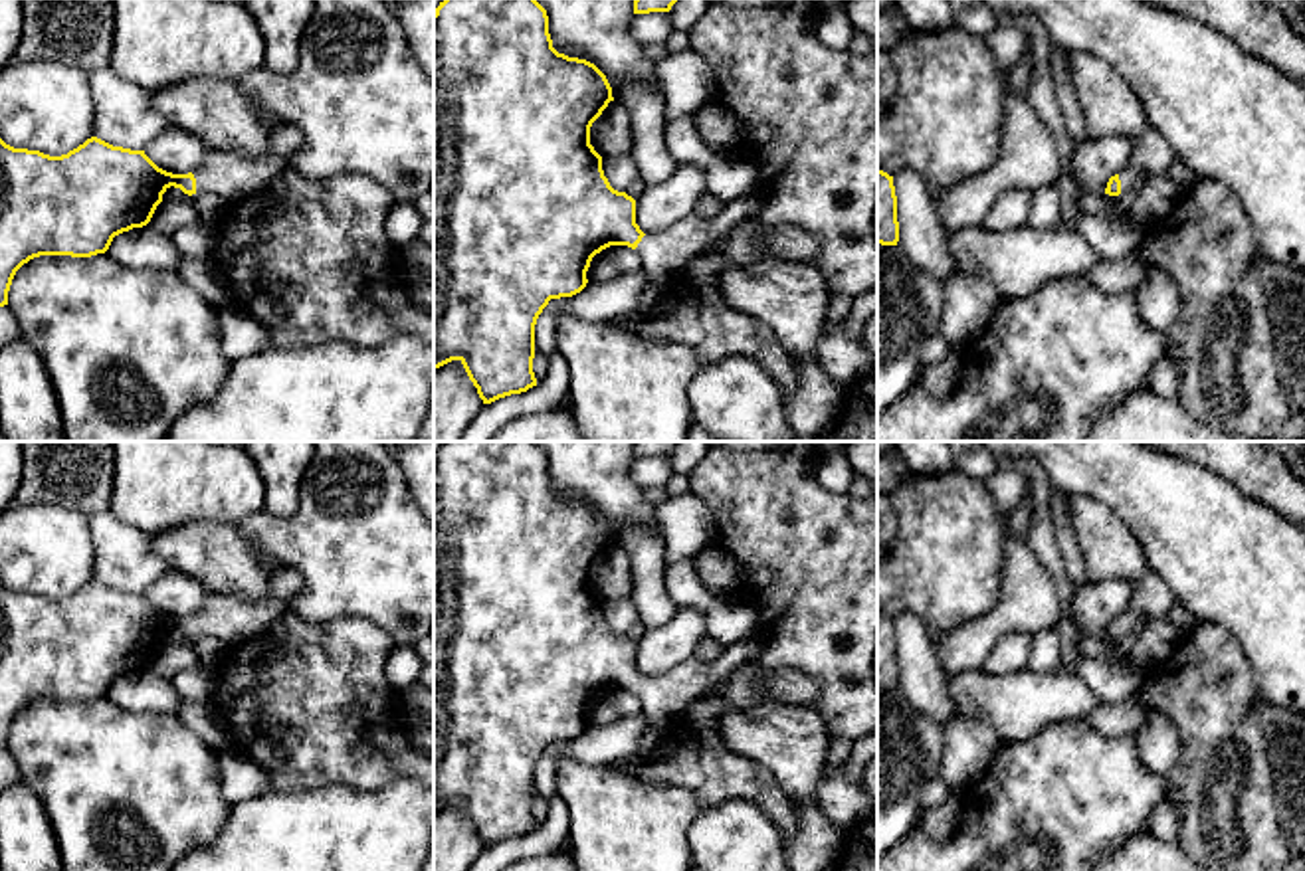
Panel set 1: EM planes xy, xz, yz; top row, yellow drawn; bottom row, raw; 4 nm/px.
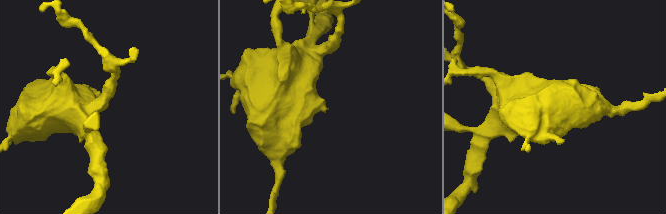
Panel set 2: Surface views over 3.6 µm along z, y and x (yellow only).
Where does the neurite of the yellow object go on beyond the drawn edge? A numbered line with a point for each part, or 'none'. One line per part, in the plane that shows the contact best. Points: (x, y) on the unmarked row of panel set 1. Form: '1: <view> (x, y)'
1: xy (230, 620)

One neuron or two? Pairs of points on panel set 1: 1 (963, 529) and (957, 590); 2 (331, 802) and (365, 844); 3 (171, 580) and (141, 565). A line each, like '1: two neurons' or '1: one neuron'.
1: one neuron
2: one neuron
3: two neurons

